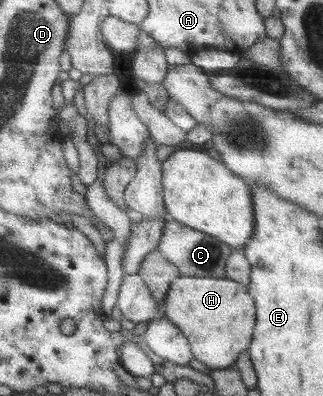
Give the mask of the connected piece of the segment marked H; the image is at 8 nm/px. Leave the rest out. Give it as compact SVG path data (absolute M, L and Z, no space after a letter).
M179 276L168 291L165 316L188 337L194 357L211 370L230 368L249 349L257 319L255 301L247 287L231 279Z

